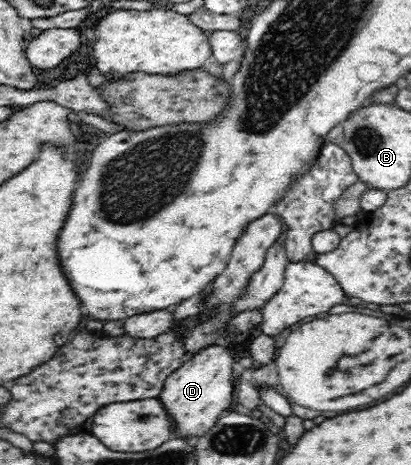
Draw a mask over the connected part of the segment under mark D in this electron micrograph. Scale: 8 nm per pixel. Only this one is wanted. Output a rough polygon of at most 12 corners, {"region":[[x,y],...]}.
{"region":[[211,344],[164,382],[176,434],[197,438],[231,406],[235,346]]}

